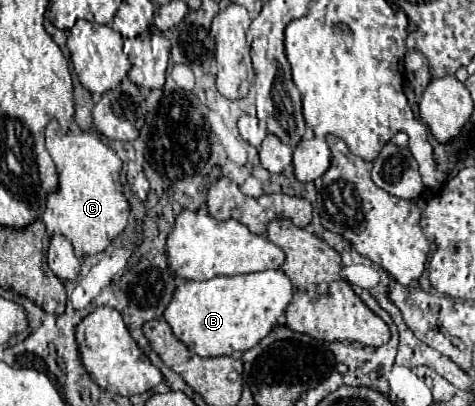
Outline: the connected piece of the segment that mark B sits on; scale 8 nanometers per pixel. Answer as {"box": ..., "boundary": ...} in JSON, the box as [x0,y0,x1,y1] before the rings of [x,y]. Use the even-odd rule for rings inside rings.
{"box":[164,269,290,357],"boundary":[[[268,269],[248,275],[212,277],[208,281],[186,281],[174,291],[164,319],[192,353],[200,357],[220,357],[258,345],[260,339],[272,331],[278,317],[284,315],[290,301],[290,279],[282,269]]]}

